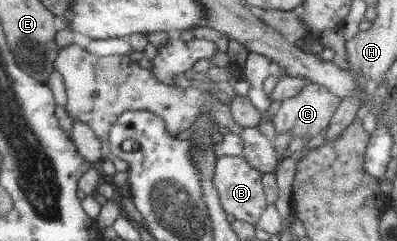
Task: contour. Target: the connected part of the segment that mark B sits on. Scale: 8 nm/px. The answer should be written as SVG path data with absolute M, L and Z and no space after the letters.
M225 155L217 158L212 180L219 194L221 207L227 215L233 215L239 221L256 225L269 204L262 186L262 175L261 171L253 169L242 156Z

